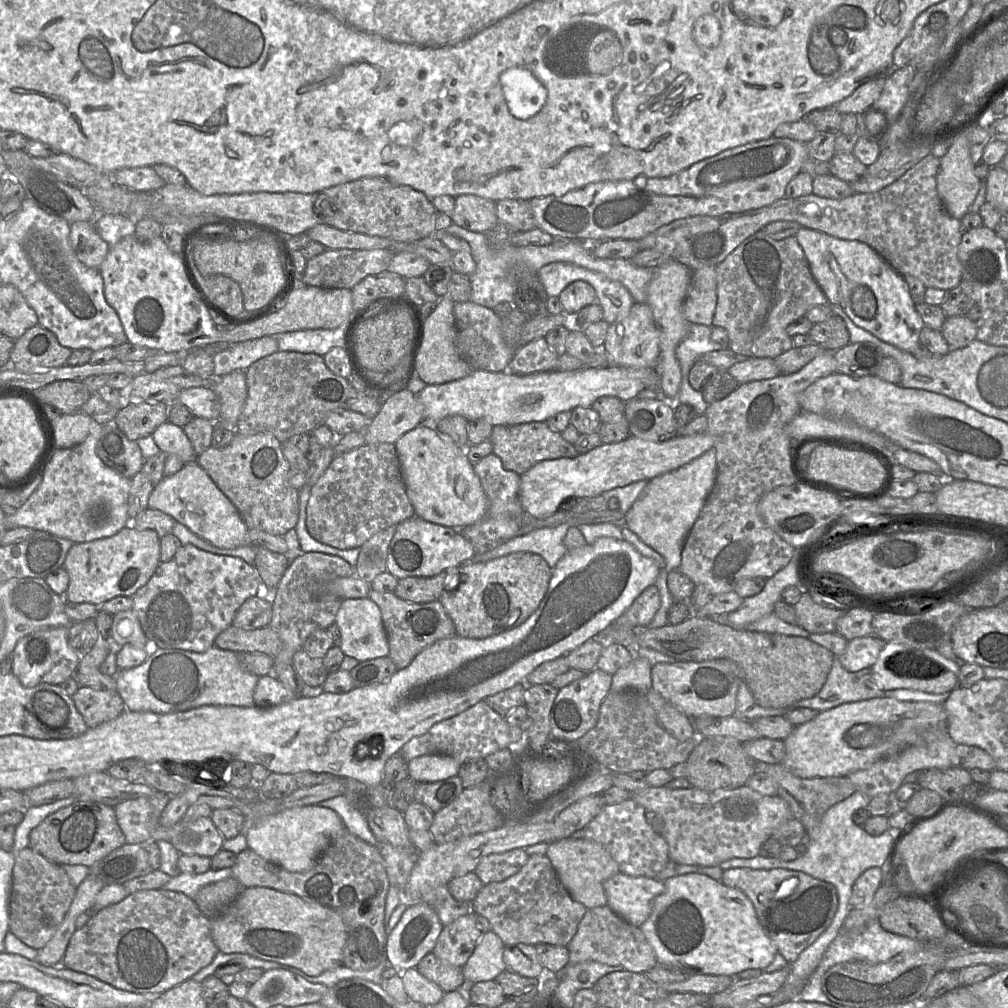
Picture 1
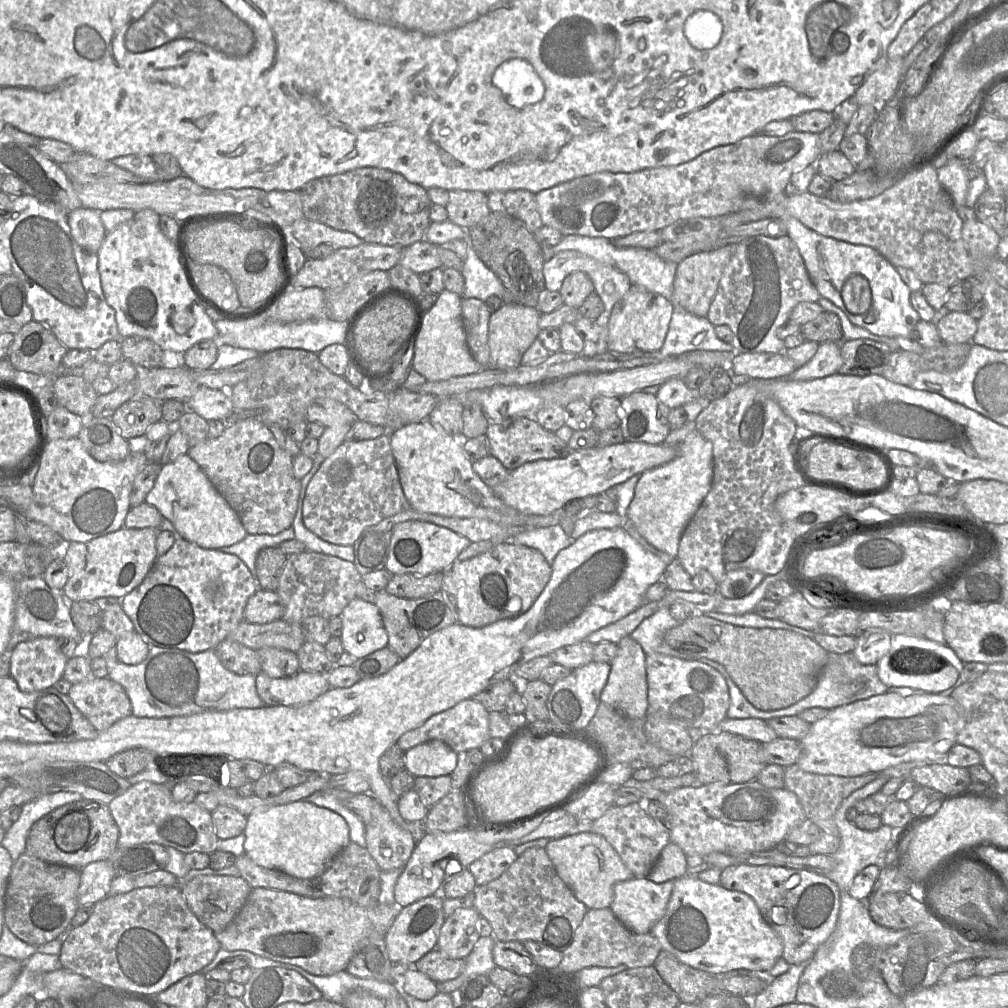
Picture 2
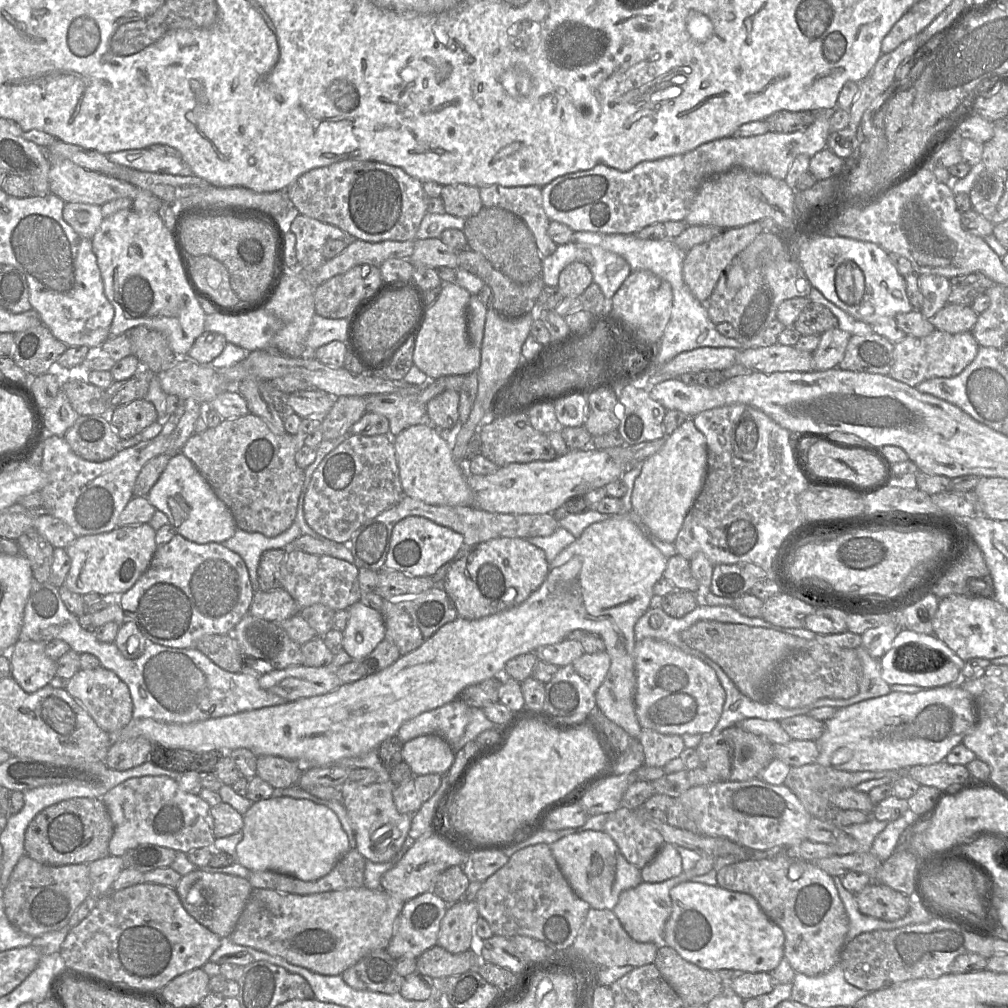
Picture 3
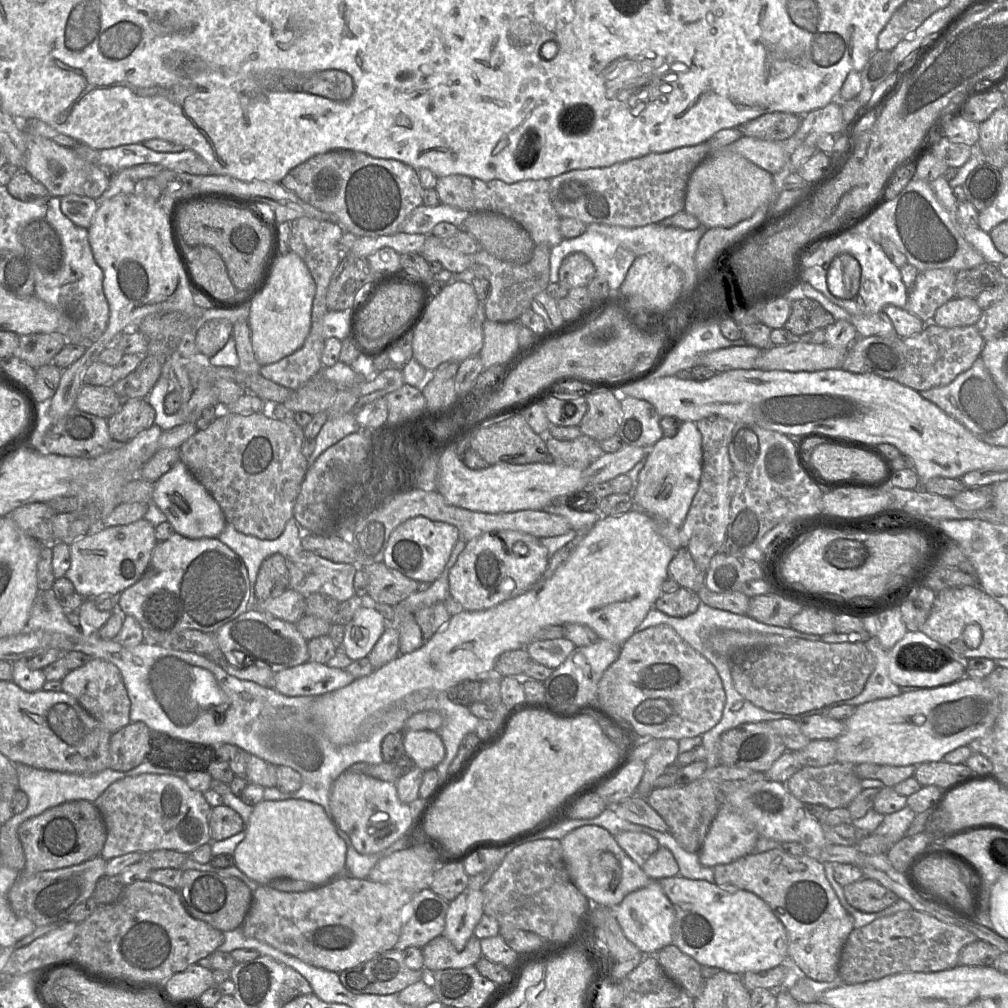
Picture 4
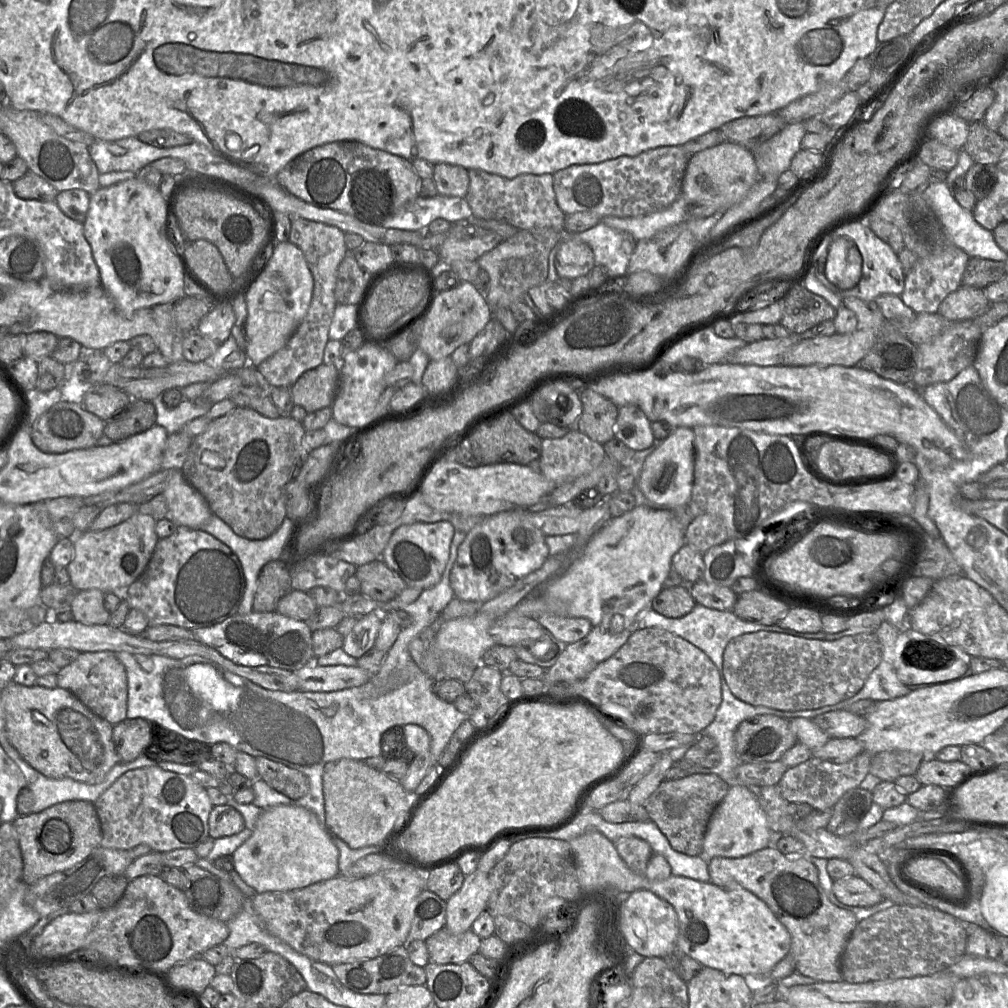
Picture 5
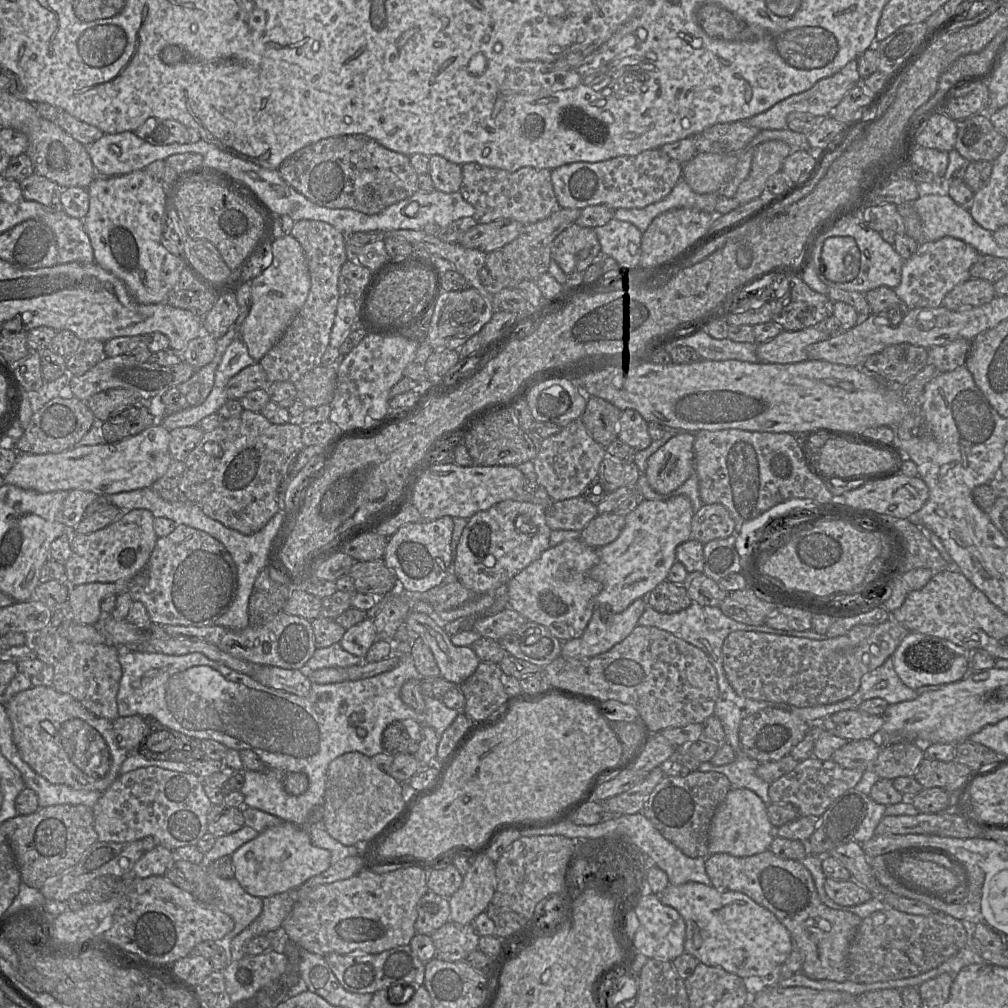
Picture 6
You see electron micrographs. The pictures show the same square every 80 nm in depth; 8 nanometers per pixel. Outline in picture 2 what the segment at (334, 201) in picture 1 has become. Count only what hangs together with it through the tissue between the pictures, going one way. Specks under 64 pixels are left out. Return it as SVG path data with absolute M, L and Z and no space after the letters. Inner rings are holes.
M361 167L340 174L314 179L299 190L304 217L326 224L334 229L347 231L366 243L408 247L425 239L431 223L432 201L424 187L409 182L402 174L377 167Z

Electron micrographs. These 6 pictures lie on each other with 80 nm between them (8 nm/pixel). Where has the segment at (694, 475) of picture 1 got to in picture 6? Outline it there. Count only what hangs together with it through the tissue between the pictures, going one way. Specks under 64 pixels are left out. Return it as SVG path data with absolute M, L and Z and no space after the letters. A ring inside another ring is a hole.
M681 432L650 456L645 475L655 492L669 494L682 486L695 472L695 434Z

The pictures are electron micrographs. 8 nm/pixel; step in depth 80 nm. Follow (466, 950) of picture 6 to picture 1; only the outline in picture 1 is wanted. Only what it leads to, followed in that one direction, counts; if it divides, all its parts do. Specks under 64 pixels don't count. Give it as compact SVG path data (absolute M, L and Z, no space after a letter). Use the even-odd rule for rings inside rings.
M433 952L427 954L417 965L416 969L427 979L435 982L444 992L458 990L464 982L462 968L441 961Z

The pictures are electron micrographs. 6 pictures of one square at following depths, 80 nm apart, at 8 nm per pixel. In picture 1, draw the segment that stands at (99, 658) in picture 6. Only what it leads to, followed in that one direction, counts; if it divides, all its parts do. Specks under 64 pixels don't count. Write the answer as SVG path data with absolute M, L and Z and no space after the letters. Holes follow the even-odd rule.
M80 686L72 699L89 728L111 721L126 710L117 691Z

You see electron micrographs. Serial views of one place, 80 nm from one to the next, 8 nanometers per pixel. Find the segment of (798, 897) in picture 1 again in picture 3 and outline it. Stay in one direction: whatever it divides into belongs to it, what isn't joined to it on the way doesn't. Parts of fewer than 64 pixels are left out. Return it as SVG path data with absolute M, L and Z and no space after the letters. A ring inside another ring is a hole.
M780 850L772 857L726 865L717 871L716 878L720 887L754 897L768 918L782 929L784 958L795 972L817 976L839 963L849 918L833 877L814 863L788 857Z

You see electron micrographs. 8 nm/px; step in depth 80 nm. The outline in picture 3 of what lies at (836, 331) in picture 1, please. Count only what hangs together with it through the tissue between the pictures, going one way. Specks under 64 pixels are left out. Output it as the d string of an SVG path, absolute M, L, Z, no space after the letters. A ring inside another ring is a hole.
M810 301L802 310L792 328L802 336L819 335L838 327L836 316L825 306Z

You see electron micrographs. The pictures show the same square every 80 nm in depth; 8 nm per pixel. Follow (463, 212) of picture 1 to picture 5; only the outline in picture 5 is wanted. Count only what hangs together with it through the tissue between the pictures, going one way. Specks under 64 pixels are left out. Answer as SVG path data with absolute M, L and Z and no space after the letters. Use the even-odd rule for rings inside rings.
M437 163L434 164L433 169L433 178L440 195L465 198L470 184L466 168L454 164Z

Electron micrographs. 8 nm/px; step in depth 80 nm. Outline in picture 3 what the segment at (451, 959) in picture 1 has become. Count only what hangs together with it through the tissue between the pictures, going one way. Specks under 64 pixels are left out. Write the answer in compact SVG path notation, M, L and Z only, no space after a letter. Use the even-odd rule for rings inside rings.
M476 901L449 904L441 922L437 945L453 954L467 951L472 946L479 917Z

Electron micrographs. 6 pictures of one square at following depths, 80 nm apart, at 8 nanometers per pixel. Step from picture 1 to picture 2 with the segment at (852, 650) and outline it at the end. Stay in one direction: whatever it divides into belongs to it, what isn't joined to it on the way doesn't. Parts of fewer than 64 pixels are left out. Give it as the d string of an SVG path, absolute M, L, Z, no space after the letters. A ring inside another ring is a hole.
M869 629L857 636L853 656L862 665L876 665L889 651L891 635L883 629Z

